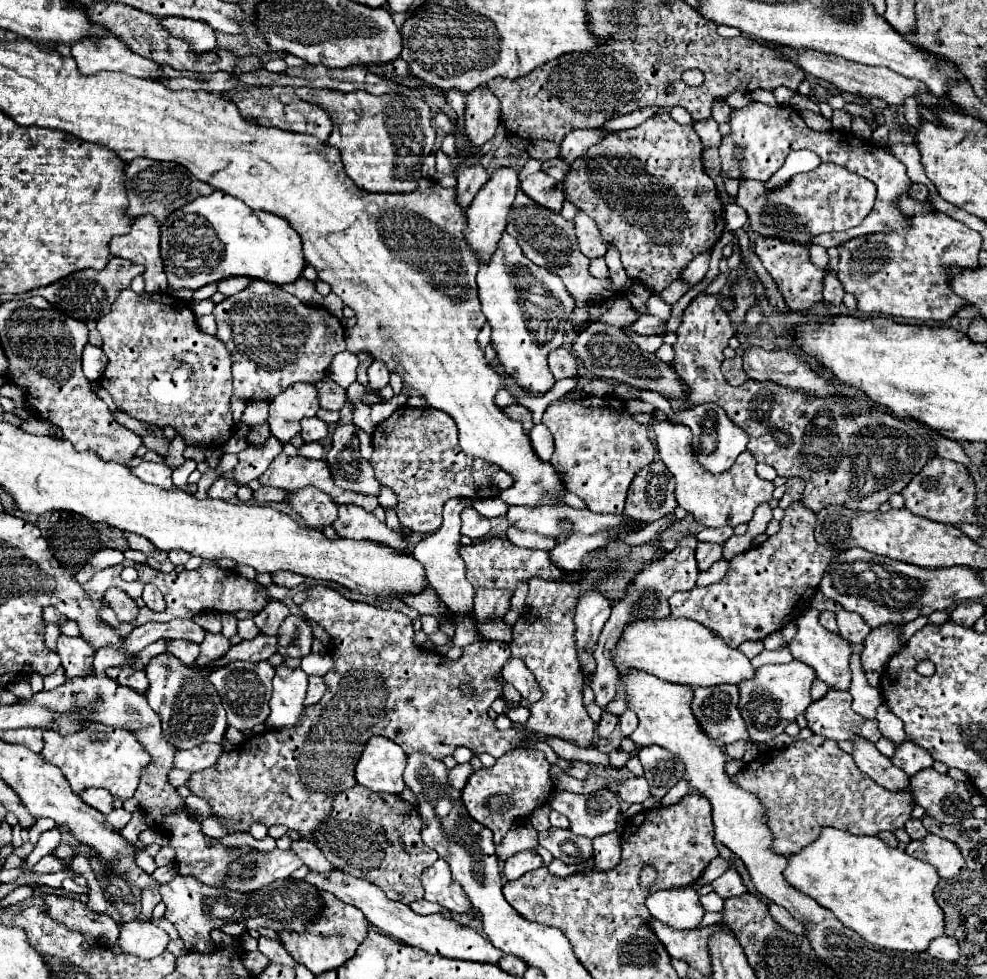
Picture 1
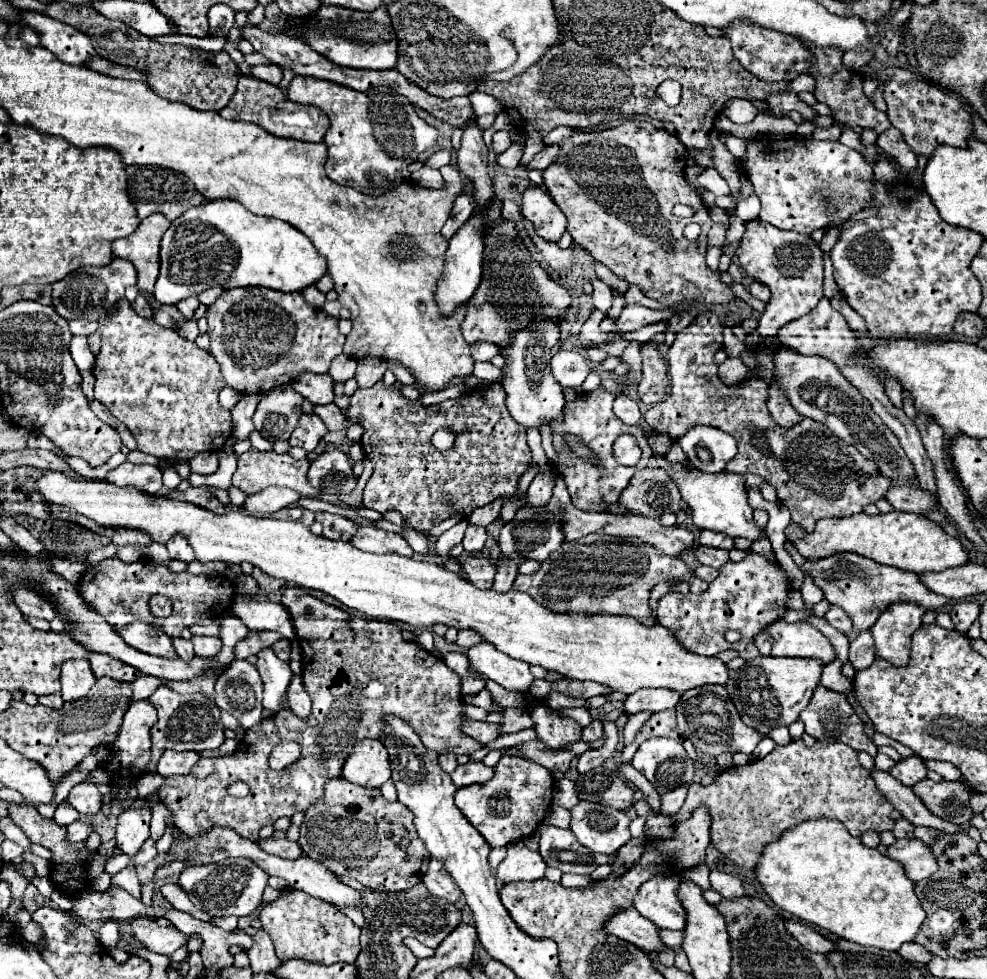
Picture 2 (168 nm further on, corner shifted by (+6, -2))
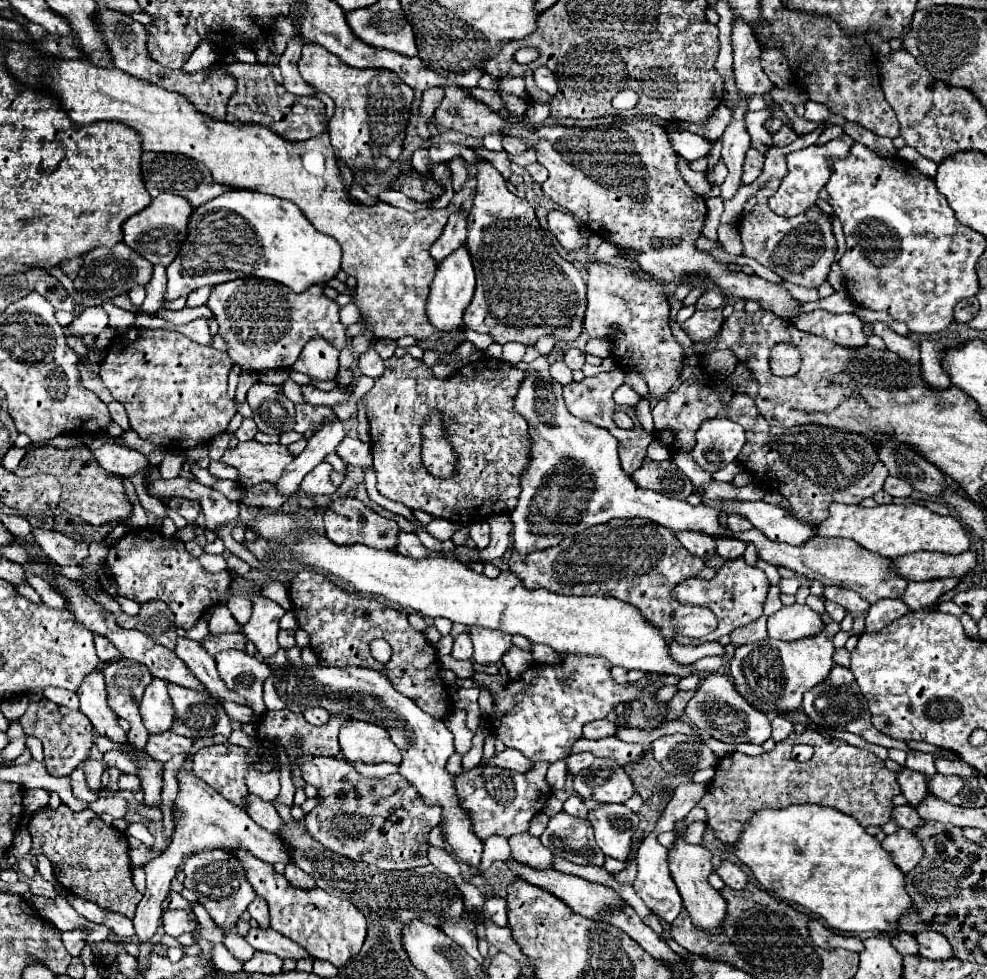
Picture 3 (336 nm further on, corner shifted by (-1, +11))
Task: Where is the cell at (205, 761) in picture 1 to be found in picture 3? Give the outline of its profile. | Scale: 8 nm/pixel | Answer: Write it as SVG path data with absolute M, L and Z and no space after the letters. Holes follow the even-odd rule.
M165 731L163 735L149 735L145 751L153 759L157 759L161 763L167 763L175 755L189 755L191 747L193 747L193 739L179 737L171 731Z

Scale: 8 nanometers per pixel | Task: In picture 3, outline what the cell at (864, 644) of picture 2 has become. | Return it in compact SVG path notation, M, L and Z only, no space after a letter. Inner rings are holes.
M881 599L879 603L873 603L865 617L865 629L863 633L877 633L883 627L887 627L891 621L899 619L899 615L909 613L907 607L901 603L901 599Z

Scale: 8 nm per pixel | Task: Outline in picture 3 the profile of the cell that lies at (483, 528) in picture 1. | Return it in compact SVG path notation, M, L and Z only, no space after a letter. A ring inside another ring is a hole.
M477 521L471 525L471 539L475 541L477 549L485 549L489 545L489 523L485 521Z

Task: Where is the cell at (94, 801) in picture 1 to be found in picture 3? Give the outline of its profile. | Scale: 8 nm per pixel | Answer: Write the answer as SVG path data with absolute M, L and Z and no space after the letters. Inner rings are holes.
M85 761L85 777L87 777L87 785L91 791L101 793L101 775L105 771L105 765L101 761Z

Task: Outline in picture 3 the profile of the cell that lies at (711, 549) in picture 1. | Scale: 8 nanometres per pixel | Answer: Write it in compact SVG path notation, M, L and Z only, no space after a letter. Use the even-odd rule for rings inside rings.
M715 537L715 545L717 545L717 553L725 559L737 559L745 551L745 543L735 537Z

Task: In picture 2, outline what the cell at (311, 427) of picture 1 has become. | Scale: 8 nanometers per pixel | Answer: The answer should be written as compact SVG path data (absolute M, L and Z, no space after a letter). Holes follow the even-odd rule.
M302 414L300 416L300 424L296 424L288 444L290 446L300 446L300 448L312 452L326 432L328 432L328 428L326 428L326 424L318 416Z

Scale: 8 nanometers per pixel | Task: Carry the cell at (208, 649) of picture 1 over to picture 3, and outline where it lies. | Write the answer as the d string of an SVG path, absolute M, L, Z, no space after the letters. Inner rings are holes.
M217 605L209 619L209 633L223 635L223 633L235 633L235 631L241 631L239 623L235 623L233 615L229 613L229 609L225 605Z

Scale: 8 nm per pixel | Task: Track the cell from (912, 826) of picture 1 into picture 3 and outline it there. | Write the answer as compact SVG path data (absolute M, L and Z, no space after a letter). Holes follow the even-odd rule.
M909 805L895 807L895 811L893 811L893 819L895 819L901 827L905 827L905 829L909 829L909 831L915 831L915 829L919 827L919 823L921 823L917 811L915 811L913 807L909 807Z

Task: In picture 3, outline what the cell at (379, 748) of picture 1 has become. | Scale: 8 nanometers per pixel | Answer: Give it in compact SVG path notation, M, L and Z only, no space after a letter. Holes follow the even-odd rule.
M347 721L339 733L343 757L351 763L401 763L401 751L383 727L365 721Z

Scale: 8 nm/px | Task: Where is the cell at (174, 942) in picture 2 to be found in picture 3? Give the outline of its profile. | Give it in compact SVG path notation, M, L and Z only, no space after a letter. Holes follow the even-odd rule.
M165 911L161 919L163 919L165 933L173 935L173 937L191 933L195 929L195 921L185 911Z

